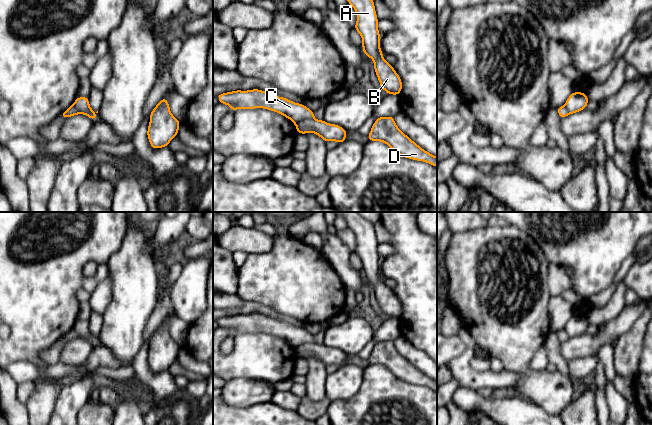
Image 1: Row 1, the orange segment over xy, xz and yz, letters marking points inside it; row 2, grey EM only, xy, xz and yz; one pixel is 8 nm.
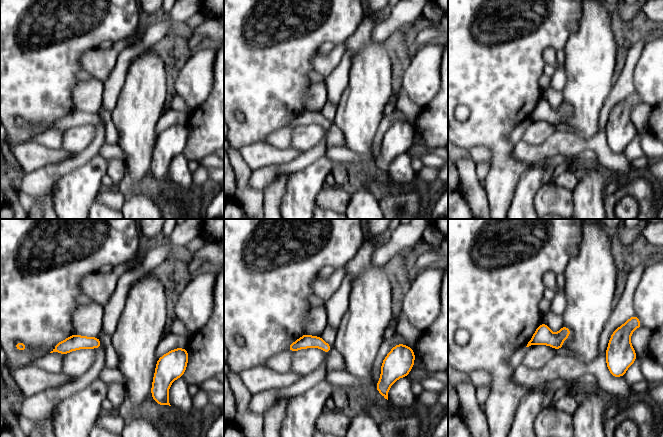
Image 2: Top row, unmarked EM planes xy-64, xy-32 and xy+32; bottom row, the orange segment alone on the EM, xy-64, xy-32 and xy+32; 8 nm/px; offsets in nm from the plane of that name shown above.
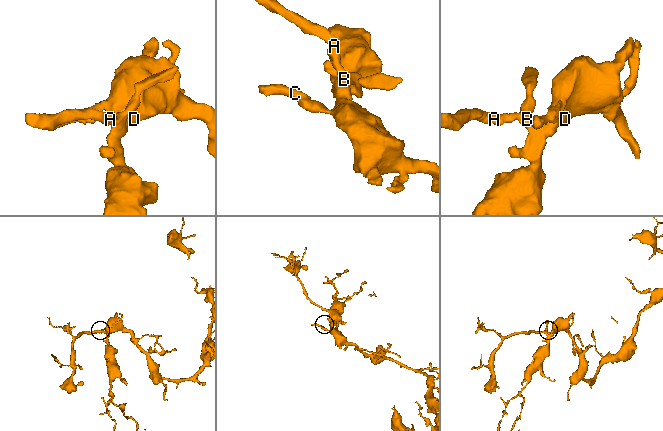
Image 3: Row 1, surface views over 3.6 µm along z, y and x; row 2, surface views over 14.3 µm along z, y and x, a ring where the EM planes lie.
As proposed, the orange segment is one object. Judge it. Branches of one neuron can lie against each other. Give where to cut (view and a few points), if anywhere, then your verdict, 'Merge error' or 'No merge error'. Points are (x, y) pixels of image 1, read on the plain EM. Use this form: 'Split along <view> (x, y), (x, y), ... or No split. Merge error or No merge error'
Split along xy (73, 328), (82, 336), (93, 336). Merge error

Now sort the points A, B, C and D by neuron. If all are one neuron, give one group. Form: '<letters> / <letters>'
A B D / C

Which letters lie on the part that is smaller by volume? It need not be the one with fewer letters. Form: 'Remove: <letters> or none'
Remove: C

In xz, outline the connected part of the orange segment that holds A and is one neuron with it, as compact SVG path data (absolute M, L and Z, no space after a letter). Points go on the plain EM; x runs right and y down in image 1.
M335 212L341 215L356 235L357 246L354 253L362 261L362 273L367 281L374 286L374 295L380 306L380 311L388 318L399 319L402 315L402 305L393 290L385 285L380 272L380 257L374 224L363 218L358 212Z

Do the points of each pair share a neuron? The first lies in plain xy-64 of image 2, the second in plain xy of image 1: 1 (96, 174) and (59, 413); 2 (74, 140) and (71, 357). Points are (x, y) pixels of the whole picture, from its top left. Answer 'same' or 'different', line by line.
1: same
2: same

